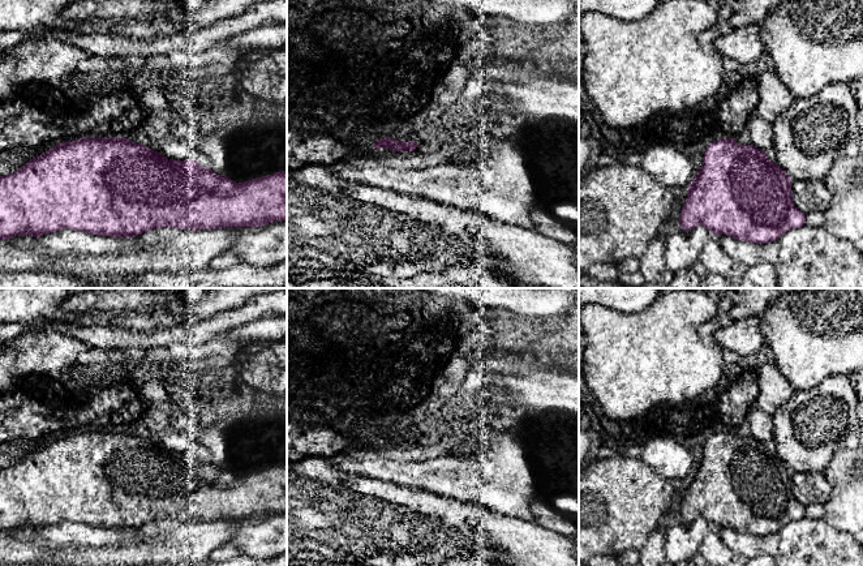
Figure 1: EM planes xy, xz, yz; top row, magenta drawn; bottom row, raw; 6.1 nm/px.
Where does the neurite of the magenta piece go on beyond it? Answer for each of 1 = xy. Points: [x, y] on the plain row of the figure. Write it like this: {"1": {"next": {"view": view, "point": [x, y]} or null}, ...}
{"1": {"next": null}}

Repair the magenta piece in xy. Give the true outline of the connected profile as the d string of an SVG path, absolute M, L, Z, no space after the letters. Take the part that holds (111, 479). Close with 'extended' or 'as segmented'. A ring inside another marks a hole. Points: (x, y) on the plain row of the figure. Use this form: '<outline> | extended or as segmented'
M125 429L63 433L0 469L0 532L22 527L38 531L63 520L136 529L159 519L262 519L285 511L287 463L235 475L197 453L168 453Z | as segmented

